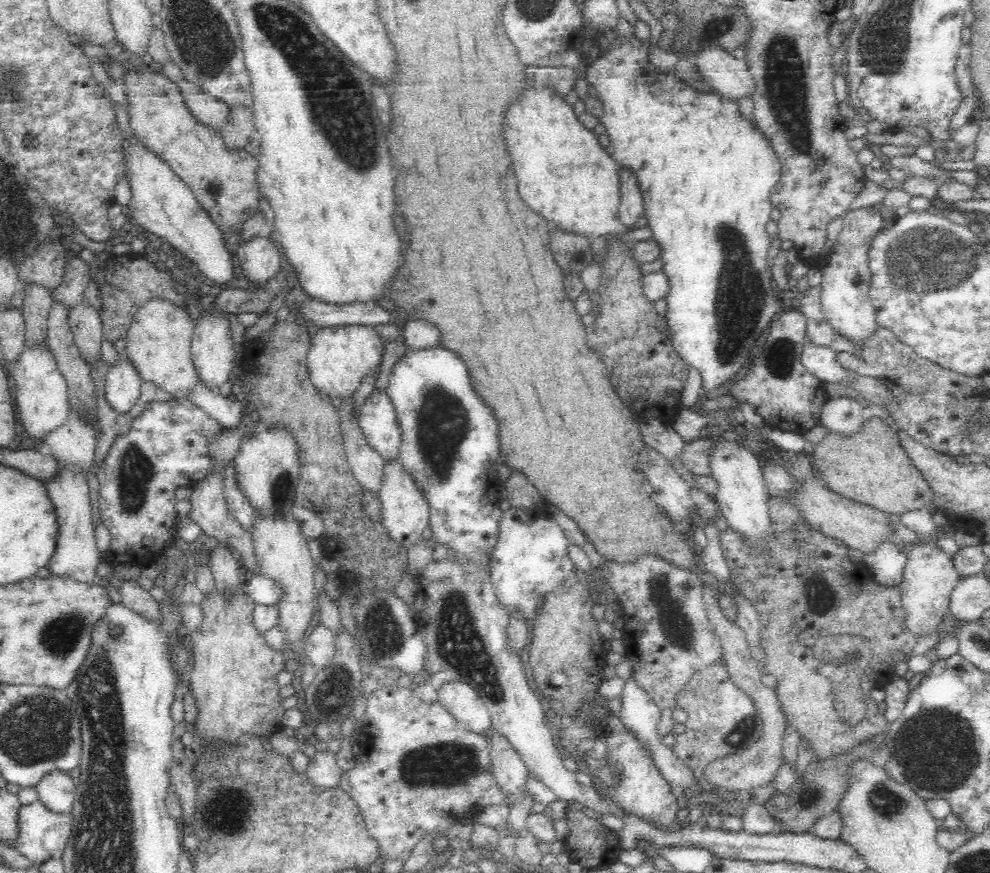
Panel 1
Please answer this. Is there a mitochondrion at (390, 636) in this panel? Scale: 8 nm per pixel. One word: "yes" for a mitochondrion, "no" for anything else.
yes

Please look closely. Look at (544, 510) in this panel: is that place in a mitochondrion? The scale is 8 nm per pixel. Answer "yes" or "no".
no

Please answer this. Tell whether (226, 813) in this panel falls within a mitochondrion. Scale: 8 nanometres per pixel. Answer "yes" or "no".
yes

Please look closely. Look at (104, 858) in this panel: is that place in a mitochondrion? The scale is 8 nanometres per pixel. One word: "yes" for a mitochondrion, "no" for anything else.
yes

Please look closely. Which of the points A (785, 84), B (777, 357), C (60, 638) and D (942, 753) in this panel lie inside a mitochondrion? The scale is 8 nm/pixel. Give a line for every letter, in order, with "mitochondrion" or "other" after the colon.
A: mitochondrion
B: mitochondrion
C: mitochondrion
D: mitochondrion

